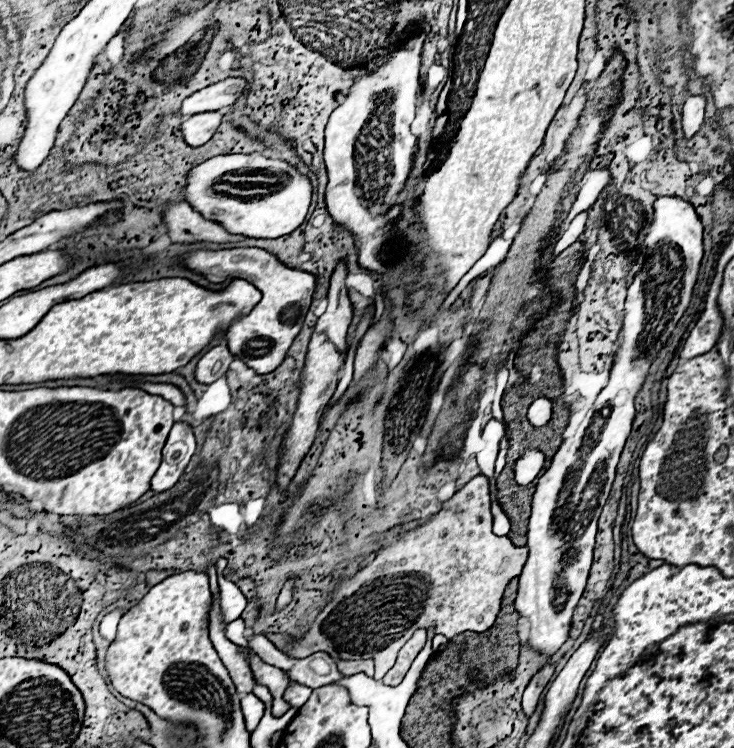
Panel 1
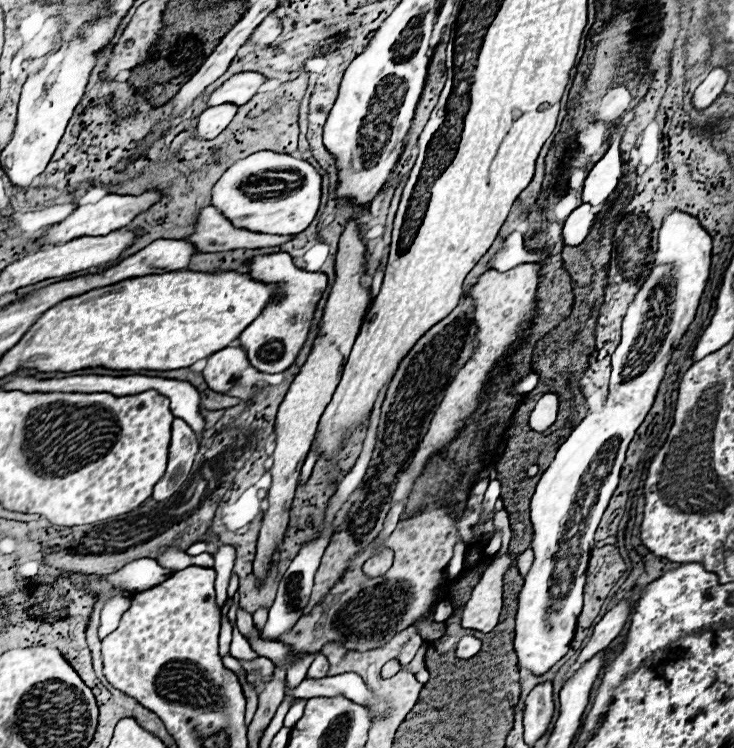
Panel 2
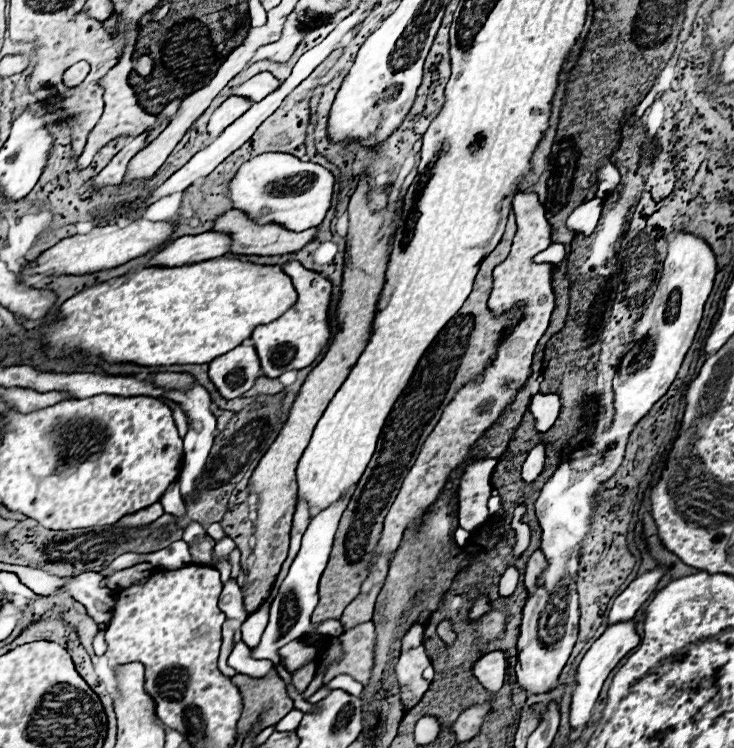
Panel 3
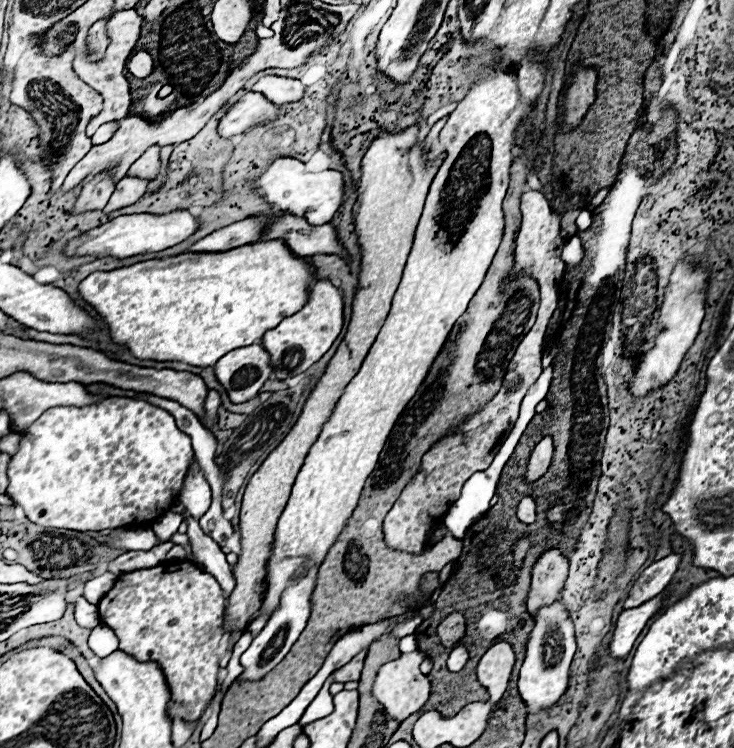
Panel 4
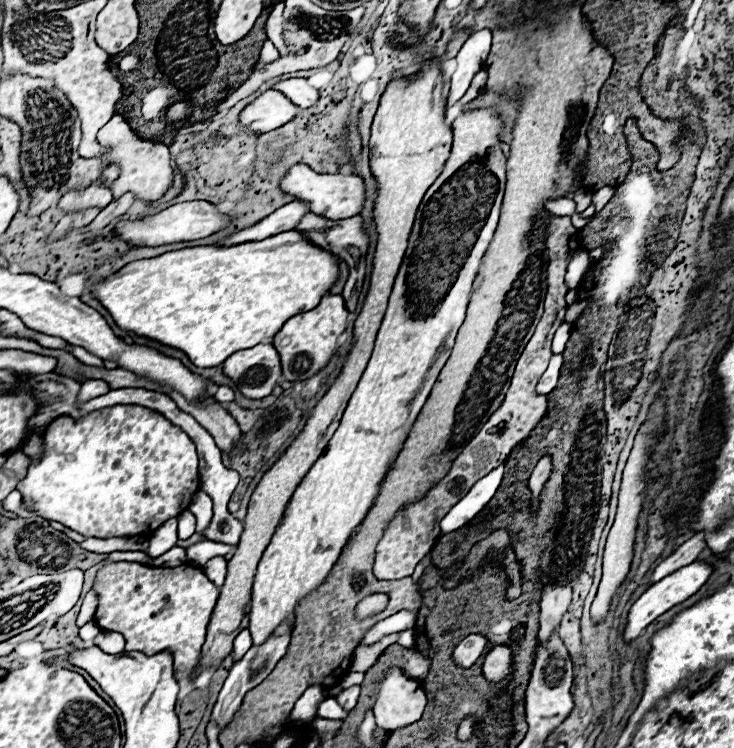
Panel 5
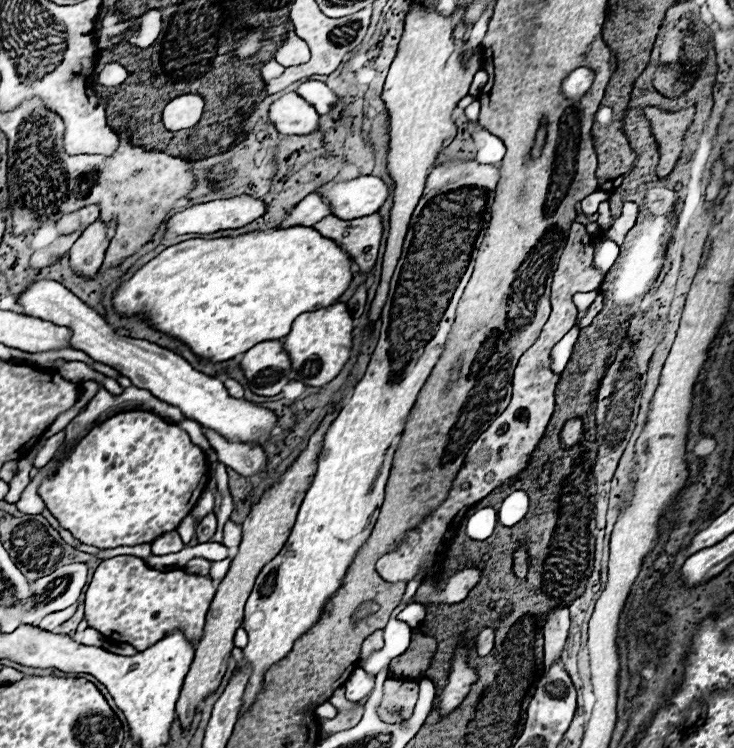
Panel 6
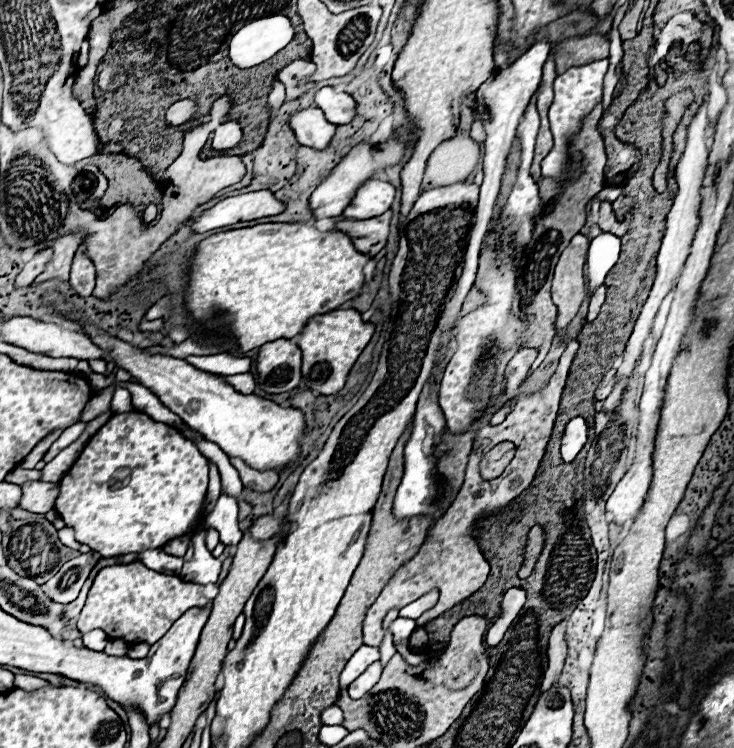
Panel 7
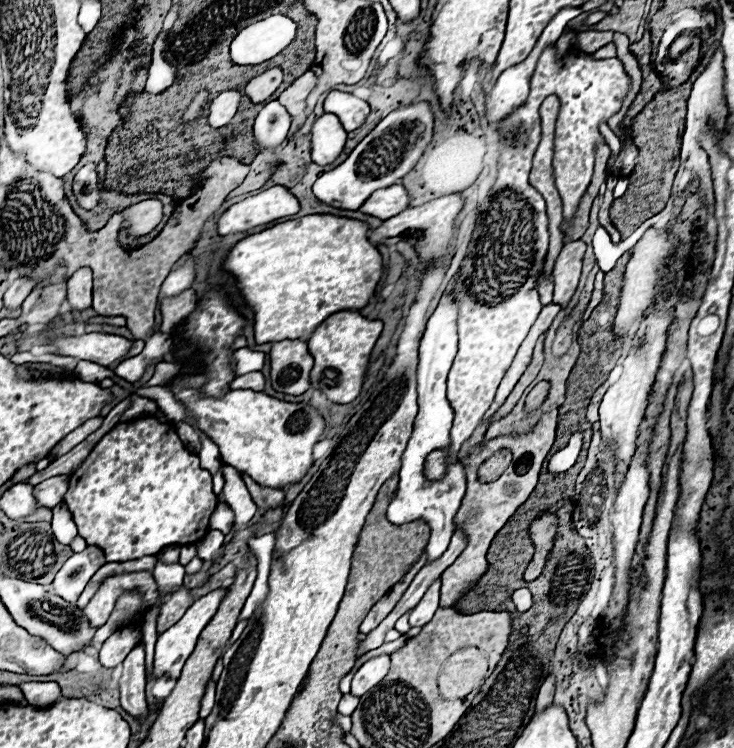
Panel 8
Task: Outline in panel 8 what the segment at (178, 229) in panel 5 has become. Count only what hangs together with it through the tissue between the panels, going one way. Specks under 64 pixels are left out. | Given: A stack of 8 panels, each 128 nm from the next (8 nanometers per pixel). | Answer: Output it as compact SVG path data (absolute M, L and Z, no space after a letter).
M272 186L256 196L232 204L218 220L218 232L240 234L284 216L300 212L300 202L286 186Z

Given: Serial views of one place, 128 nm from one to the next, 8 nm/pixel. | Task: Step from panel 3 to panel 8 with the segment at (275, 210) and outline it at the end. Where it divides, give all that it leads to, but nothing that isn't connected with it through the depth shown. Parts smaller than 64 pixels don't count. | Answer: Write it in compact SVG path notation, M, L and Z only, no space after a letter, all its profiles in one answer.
M394 184L386 190L376 190L360 208L360 212L376 216L380 220L388 220L400 212L404 212L410 204L410 194L402 184Z

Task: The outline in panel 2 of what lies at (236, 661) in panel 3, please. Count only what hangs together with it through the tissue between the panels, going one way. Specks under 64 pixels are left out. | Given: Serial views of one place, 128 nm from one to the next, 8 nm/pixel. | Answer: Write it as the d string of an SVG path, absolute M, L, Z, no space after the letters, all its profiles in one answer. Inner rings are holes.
M258 656L256 660L250 660L250 662L246 662L246 660L238 660L238 662L242 664L242 668L244 668L246 672L258 672L262 682L272 680L272 674L274 674L274 664L272 664L272 660L264 658L264 656ZM354 672L338 674L338 676L326 676L320 680L302 680L296 688L288 688L286 684L286 694L294 698L314 698L314 696L330 696L330 694L344 694L352 702L364 704L366 700L372 698L372 692L366 688L362 678Z

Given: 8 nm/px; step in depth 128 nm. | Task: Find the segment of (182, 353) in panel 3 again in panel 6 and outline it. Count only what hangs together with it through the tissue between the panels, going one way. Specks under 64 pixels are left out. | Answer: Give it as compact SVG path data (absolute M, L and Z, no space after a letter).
M292 226L292 228L272 228L272 230L256 230L256 232L248 232L248 234L240 234L240 236L224 236L224 238L194 238L194 240L186 240L180 244L174 244L170 248L166 248L164 252L160 252L154 260L150 260L146 266L142 266L128 282L124 282L116 294L114 294L114 308L120 314L144 314L150 324L178 340L184 340L192 352L196 356L200 356L206 362L224 362L230 360L238 354L244 354L246 350L250 350L252 346L256 346L258 342L266 342L266 340L280 340L284 336L290 334L292 322L304 314L304 312L314 312L326 306L332 306L338 302L338 298L348 290L352 282L352 258L350 254L340 248L338 244L334 244L334 240L324 238L322 234L318 234L314 228L308 226Z

